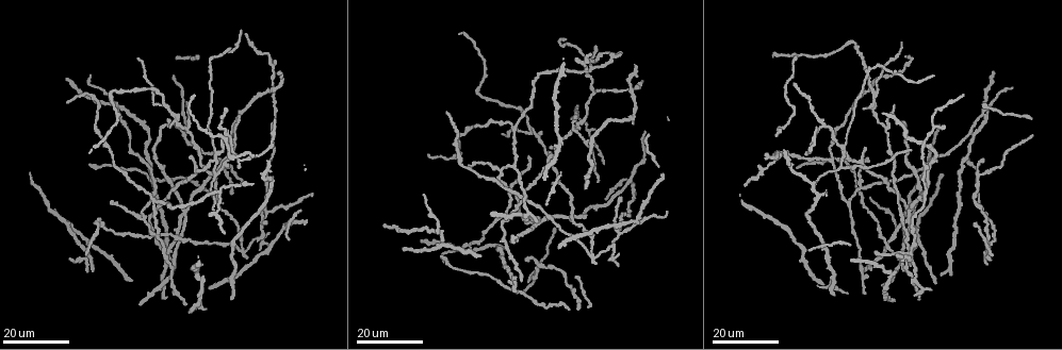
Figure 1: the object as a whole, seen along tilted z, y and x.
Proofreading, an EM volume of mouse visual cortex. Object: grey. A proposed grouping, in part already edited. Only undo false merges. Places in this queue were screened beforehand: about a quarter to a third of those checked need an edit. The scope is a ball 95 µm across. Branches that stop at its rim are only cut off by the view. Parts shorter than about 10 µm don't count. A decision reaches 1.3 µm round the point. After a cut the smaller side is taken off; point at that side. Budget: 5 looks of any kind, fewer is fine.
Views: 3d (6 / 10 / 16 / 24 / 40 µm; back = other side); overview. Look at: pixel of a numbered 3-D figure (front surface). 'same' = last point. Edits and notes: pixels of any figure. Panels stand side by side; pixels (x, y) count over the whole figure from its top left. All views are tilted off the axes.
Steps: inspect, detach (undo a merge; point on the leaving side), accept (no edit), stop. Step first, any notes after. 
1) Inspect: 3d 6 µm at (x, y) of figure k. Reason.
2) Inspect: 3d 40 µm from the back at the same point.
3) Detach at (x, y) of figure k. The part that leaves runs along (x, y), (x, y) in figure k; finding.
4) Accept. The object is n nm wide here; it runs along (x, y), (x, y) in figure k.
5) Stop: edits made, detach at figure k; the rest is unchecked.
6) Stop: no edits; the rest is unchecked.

Inspect: 3d 24 µm at (983, 115) of figure 1. A fork.

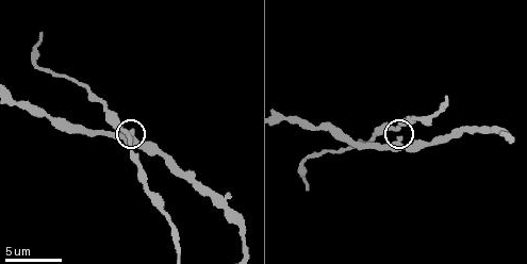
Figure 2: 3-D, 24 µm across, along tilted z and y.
Inspect: 3d 10 µm at (126, 133) of figure 2. Closer look.

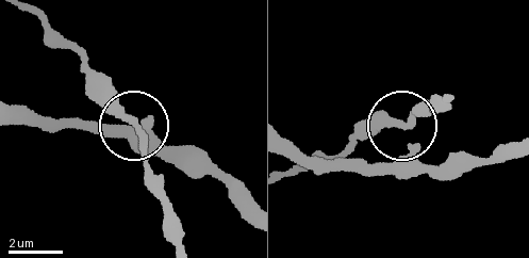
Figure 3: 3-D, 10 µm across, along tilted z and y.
Accept. The object is 180 nm wide here; it runs along (181, 237), (142, 138), (85, 59) in figure 3; all the same neuron.

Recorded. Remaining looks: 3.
Inspect: 3d 24 µm at (874, 96) of figure 1. Arms part here.

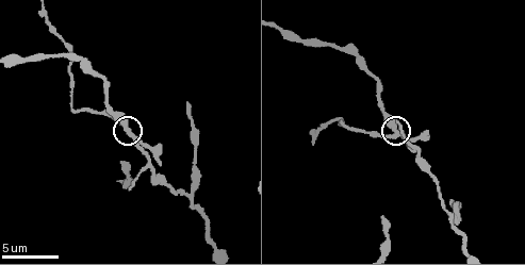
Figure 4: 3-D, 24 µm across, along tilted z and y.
Inspect: 3d 10 µm at (128, 129) of figure 4.

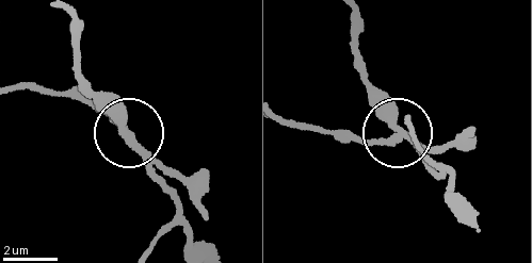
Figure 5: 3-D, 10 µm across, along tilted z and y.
Detach at (379, 142) of figure 5. The object is 240 nm wide here; the part that leaves runs along (404, 136), (367, 140), (286, 124) in figure 5; a second neuron is stuck on.

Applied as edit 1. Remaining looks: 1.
Stop: edits made, detach at figure 5; the rest is unchecked.

